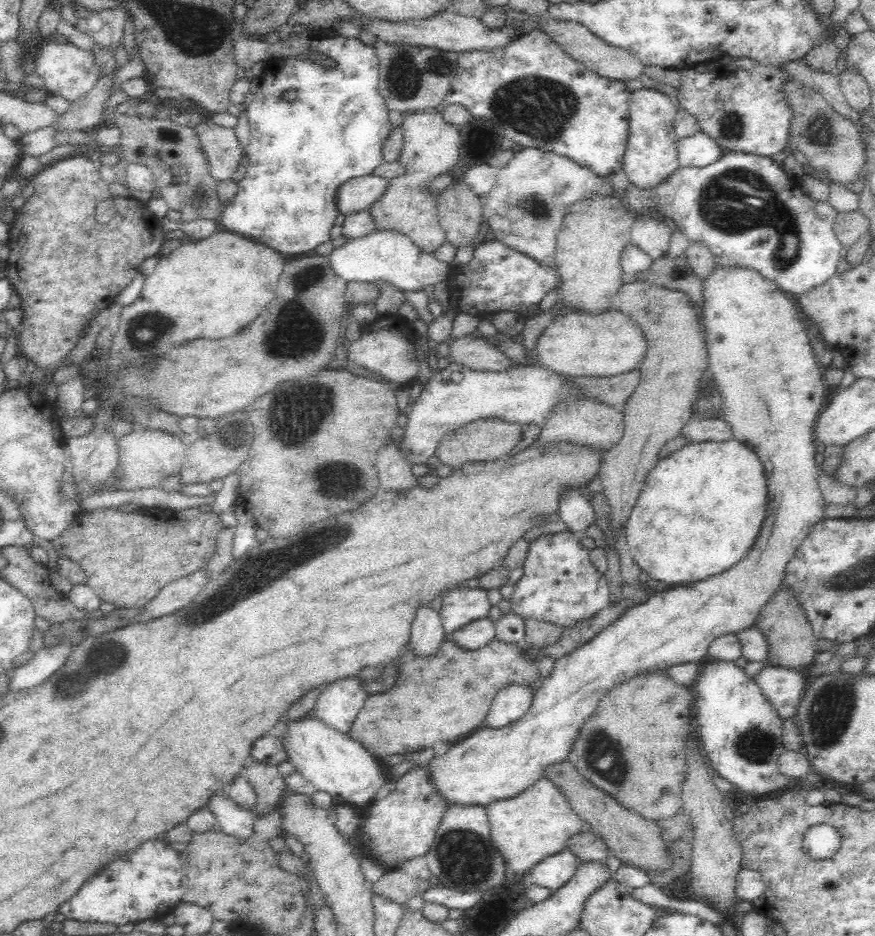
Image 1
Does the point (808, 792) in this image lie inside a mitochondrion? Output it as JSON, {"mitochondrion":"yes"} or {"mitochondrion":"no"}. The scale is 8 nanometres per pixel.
{"mitochondrion":"no"}

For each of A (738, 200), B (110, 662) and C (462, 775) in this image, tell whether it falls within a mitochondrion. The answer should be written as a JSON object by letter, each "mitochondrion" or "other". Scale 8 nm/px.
{"A":"mitochondrion","B":"mitochondrion","C":"other"}

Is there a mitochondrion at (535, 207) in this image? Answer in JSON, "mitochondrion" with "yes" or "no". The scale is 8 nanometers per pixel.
{"mitochondrion":"yes"}

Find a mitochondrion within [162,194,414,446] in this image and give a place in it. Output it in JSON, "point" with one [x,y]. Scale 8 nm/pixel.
{"point":[288,337]}

